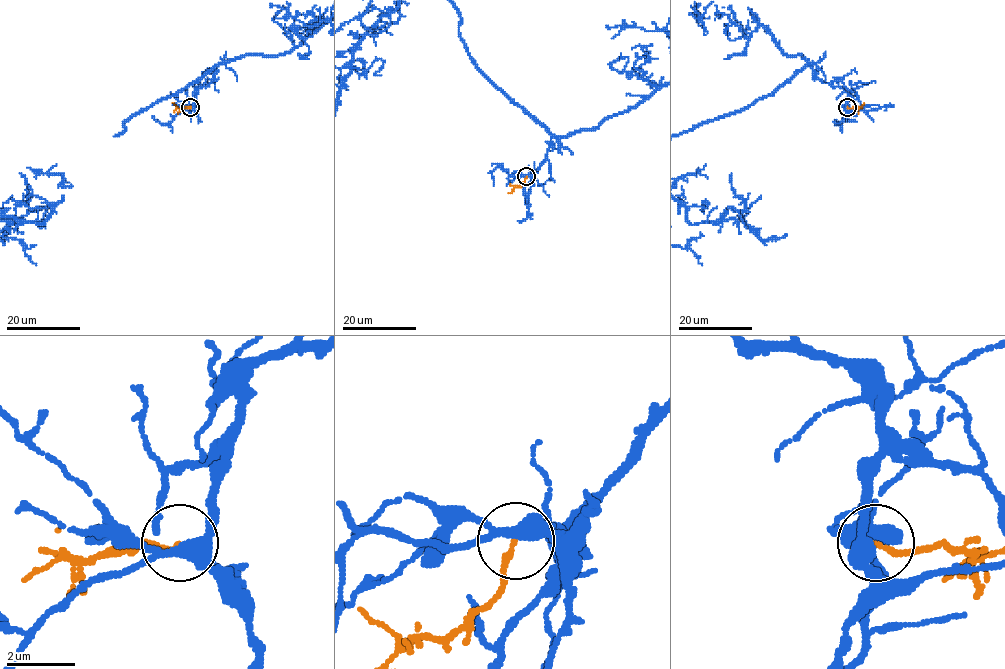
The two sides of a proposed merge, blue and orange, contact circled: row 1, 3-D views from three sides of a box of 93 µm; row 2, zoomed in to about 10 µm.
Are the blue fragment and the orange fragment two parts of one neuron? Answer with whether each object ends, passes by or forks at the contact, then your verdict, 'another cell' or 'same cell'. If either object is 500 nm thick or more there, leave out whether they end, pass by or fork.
blue forks there; orange ends there; another cell

